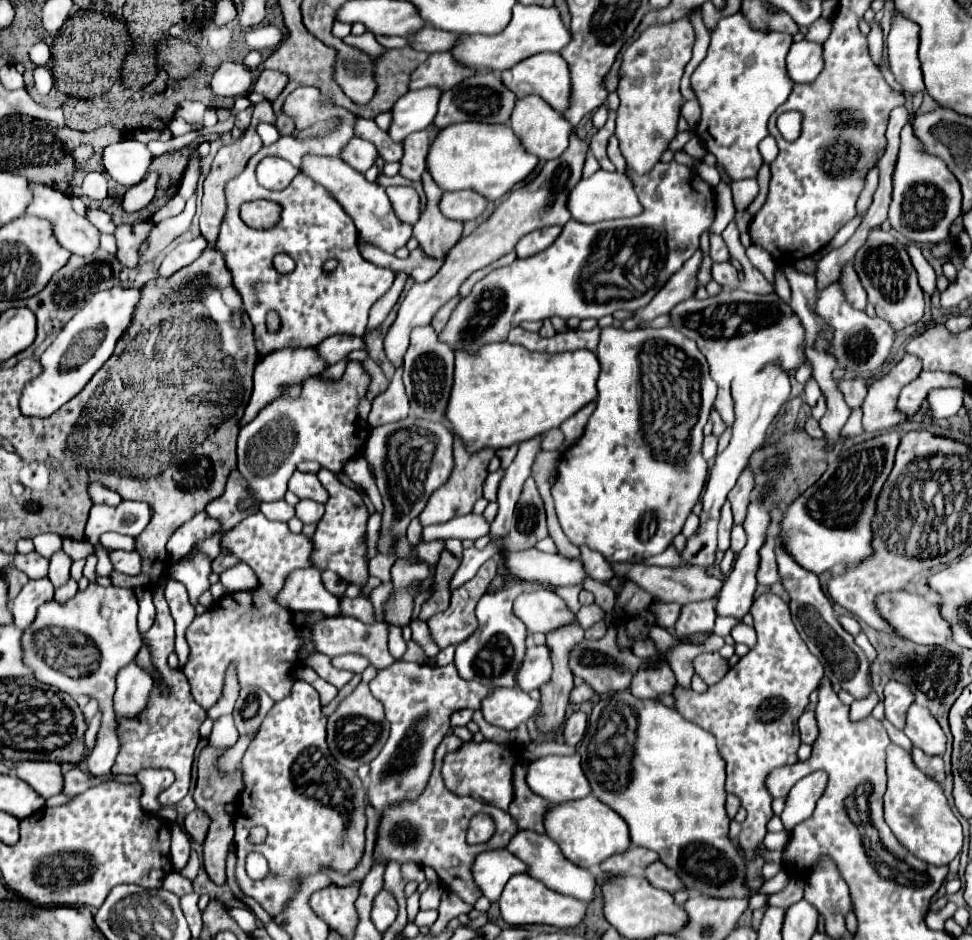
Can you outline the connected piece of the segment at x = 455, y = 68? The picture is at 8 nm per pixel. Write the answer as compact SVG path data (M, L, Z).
M433 53L429 59L417 67L411 75L409 89L425 89L425 87L437 87L441 91L455 87L461 83L461 79L473 75L475 71L469 71L467 67L461 67L459 63L453 63L451 53Z

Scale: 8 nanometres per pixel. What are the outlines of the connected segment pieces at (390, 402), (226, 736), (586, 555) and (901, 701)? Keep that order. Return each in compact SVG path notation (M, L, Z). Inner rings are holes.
M397 371L387 391L383 391L381 395L373 399L373 407L369 413L369 427L375 429L383 423L397 421L397 417L403 419L407 417L407 413L409 413L409 403L407 403L407 395L401 383L401 371Z
M223 715L214 722L209 736L209 745L213 747L232 747L239 734L234 725L232 715Z
M579 547L581 549L581 557L583 559L583 569L597 581L607 581L613 577L613 571L611 571L611 565L593 549L589 547Z
M889 681L885 687L885 719L889 723L893 723L897 729L905 727L905 711L909 709L909 705L913 703L913 693L909 691L909 687L905 687L903 683L897 681Z

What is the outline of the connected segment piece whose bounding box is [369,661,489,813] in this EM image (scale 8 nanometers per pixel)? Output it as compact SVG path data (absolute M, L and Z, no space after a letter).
M397 661L391 667L377 671L369 689L383 703L385 717L391 723L391 735L381 753L371 761L369 777L369 803L381 813L385 807L399 803L405 797L415 799L423 791L433 769L435 747L449 729L449 715L465 707L475 711L489 693L489 687L461 679L454 663L437 667Z

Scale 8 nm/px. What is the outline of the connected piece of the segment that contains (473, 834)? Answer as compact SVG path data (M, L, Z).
M475 815L471 819L471 825L469 825L469 833L467 833L467 839L471 845L475 843L485 843L489 839L489 835L493 835L493 821L489 821L487 815Z

